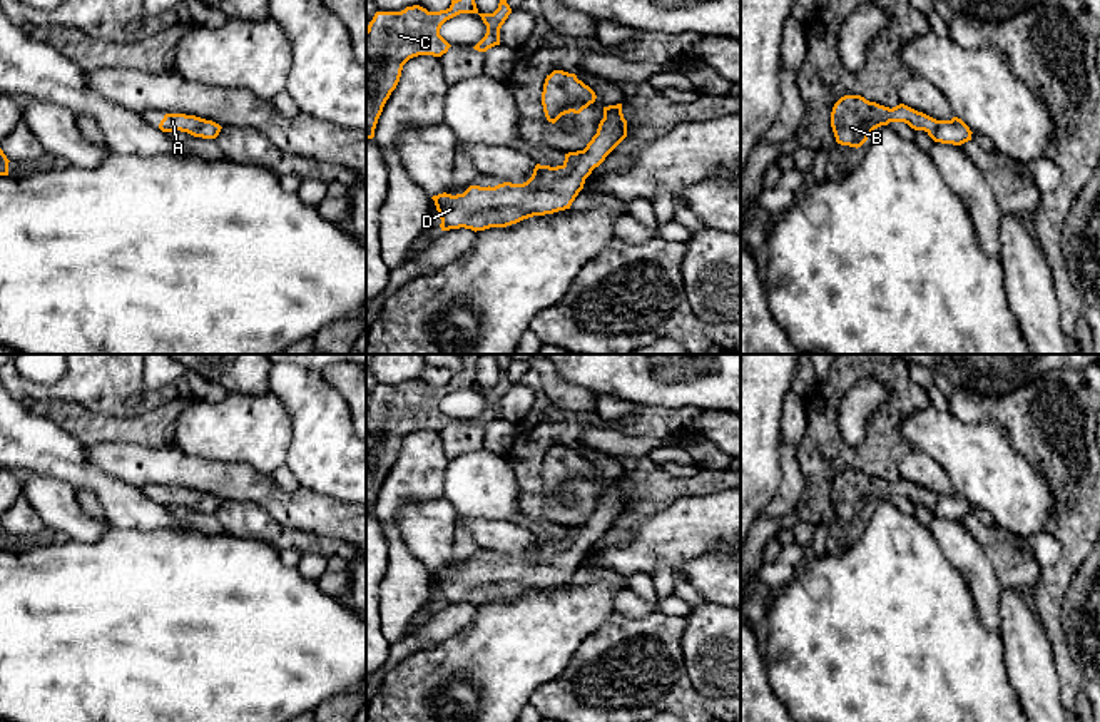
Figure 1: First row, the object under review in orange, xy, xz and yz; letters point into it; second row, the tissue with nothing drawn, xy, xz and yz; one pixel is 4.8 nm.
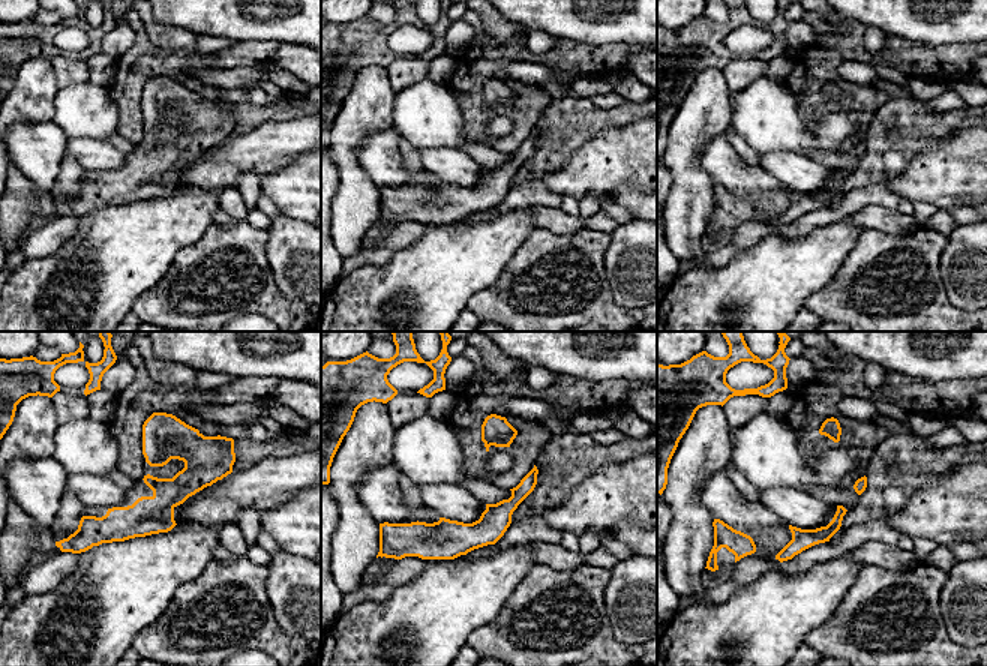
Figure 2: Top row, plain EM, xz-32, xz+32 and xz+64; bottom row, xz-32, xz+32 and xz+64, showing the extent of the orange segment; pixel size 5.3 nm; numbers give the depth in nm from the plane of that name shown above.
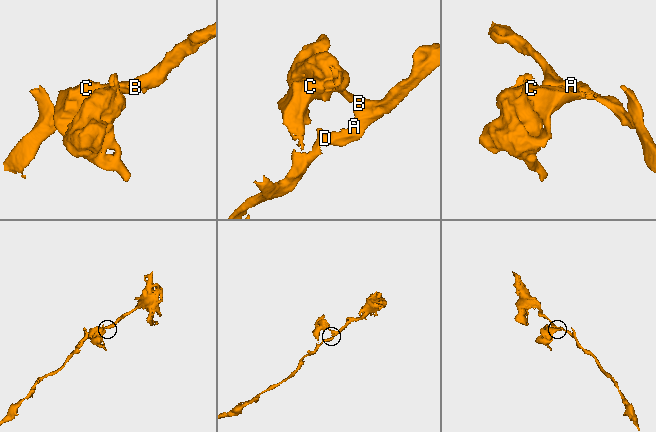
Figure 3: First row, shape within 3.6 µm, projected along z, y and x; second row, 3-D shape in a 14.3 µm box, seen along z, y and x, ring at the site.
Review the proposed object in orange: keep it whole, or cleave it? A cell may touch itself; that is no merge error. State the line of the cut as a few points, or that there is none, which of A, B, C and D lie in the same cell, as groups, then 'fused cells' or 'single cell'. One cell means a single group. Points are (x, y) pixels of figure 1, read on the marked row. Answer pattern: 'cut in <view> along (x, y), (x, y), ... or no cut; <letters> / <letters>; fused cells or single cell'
no cut; A B C D; single cell

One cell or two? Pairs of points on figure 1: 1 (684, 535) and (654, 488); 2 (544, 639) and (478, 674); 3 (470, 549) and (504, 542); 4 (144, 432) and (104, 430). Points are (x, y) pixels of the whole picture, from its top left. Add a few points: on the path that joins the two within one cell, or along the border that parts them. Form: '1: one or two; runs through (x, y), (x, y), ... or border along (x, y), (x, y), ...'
1: two; border along (702, 495), (677, 497), (632, 528)
2: one; runs through (527, 642), (512, 647), (495, 664)
3: two; border along (460, 517), (478, 549)
4: one; runs through (134, 430), (114, 430)

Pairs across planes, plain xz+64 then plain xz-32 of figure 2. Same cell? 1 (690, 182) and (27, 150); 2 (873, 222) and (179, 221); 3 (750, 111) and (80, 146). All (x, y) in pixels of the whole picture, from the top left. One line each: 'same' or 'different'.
1: different
2: different
3: different

